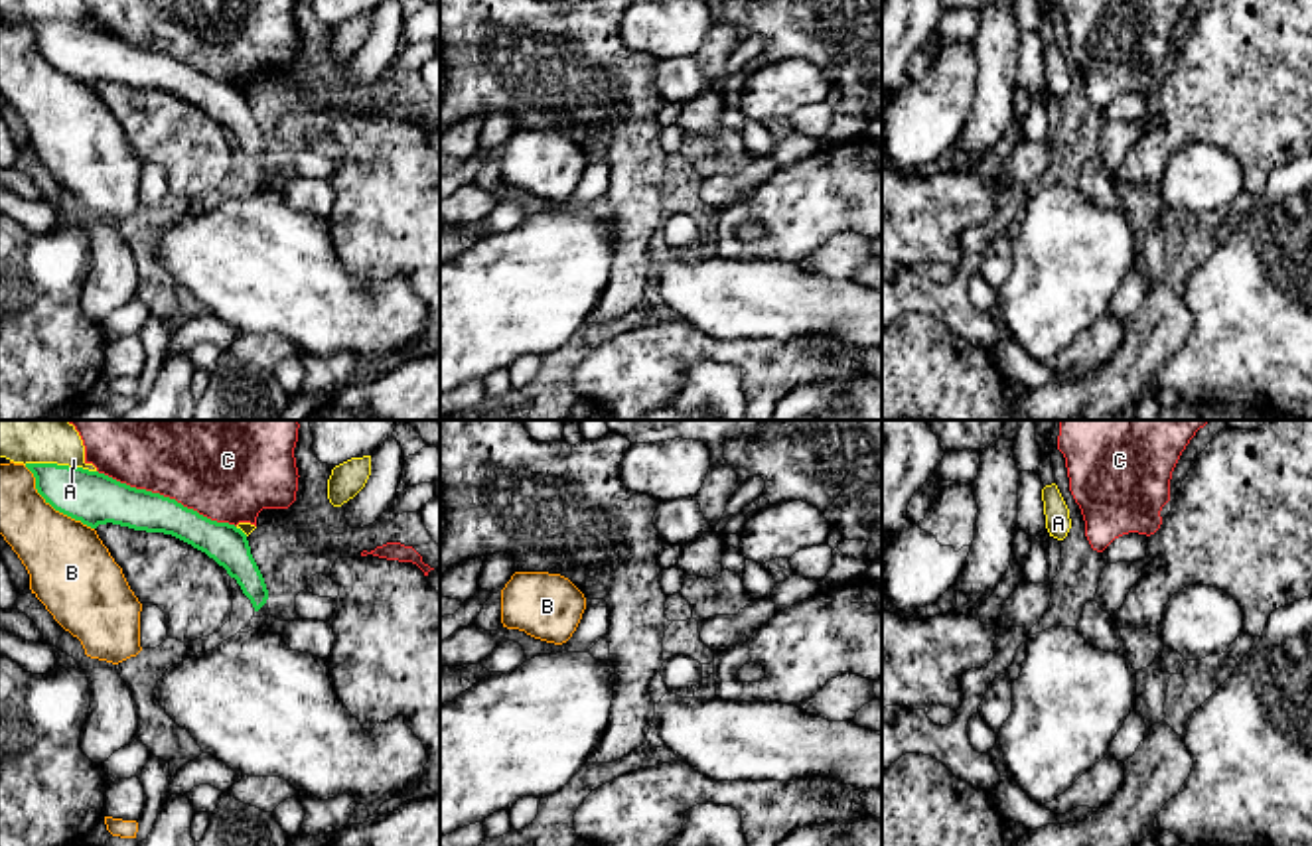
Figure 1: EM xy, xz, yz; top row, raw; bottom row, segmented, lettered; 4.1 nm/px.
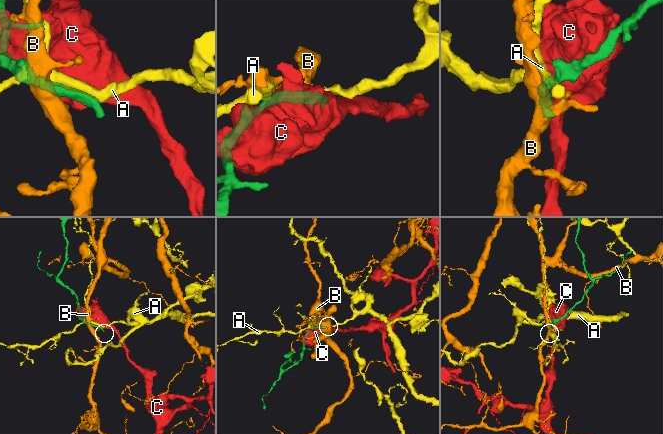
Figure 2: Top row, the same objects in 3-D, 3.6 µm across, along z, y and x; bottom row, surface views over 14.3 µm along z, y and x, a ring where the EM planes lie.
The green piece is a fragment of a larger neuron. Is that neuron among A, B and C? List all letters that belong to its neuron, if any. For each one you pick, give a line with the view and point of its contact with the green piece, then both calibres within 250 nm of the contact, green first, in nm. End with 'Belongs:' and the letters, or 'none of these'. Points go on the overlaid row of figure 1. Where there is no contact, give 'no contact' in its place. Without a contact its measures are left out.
Belongs: none of these

